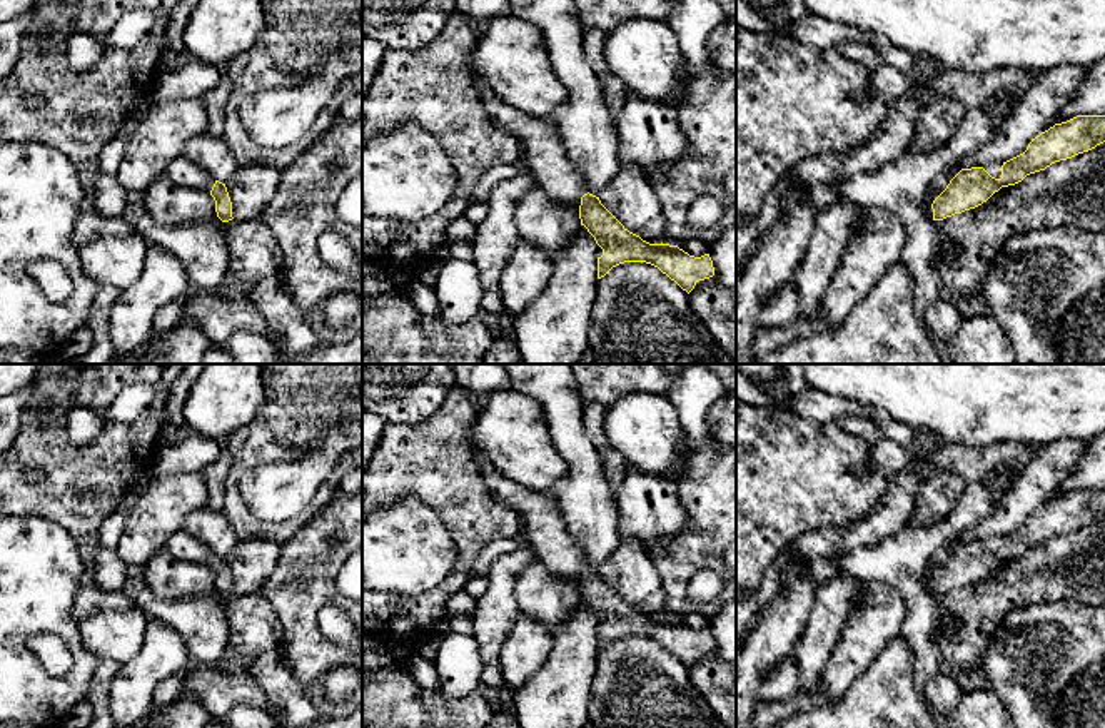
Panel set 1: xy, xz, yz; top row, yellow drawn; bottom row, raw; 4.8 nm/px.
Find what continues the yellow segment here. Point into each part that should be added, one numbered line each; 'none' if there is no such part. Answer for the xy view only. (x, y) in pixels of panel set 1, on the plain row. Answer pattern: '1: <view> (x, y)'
1: xy (181, 545)

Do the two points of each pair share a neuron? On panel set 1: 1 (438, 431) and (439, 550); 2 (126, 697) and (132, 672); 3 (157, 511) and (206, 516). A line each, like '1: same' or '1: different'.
1: different
2: same
3: different

